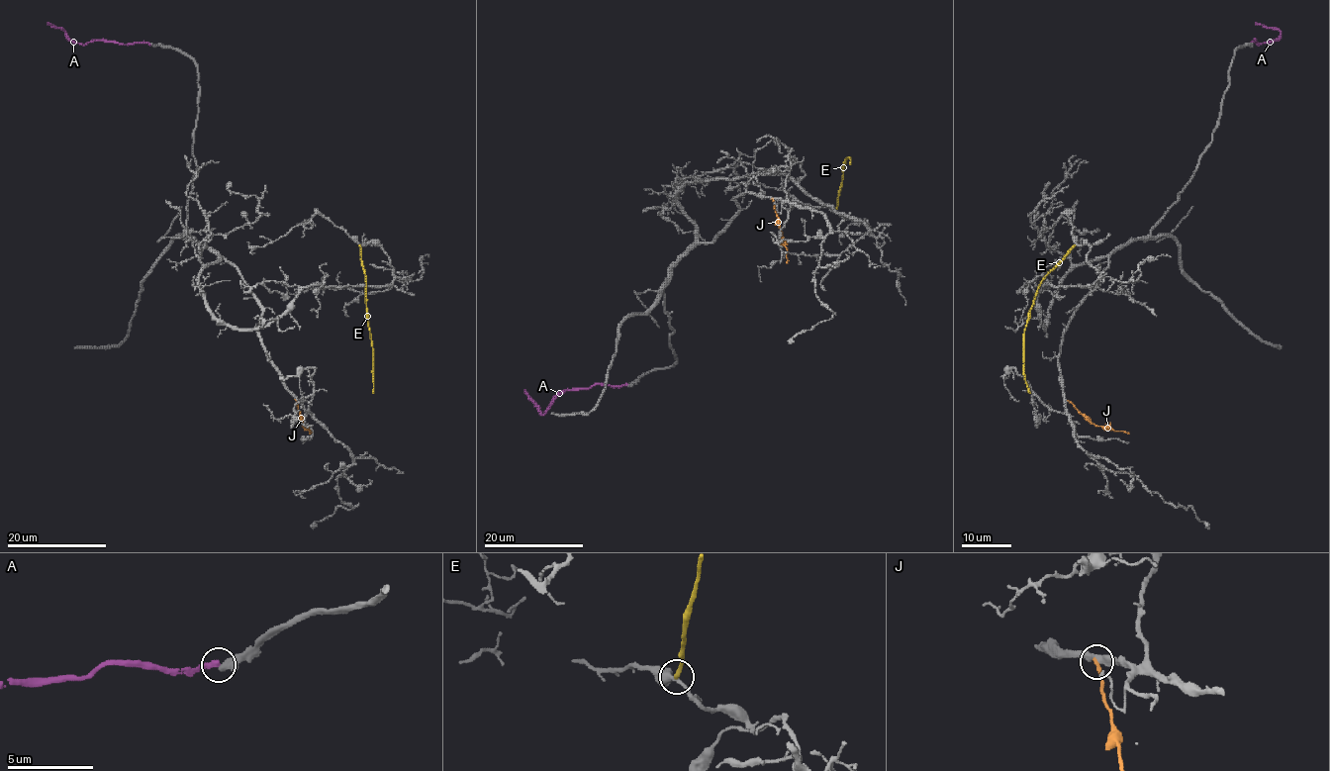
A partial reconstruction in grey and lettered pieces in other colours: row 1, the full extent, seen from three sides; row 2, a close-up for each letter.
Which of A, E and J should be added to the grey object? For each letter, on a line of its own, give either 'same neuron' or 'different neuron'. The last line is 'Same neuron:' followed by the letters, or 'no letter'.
A: different neuron
E: different neuron
J: different neuron
Same neuron: no letter

